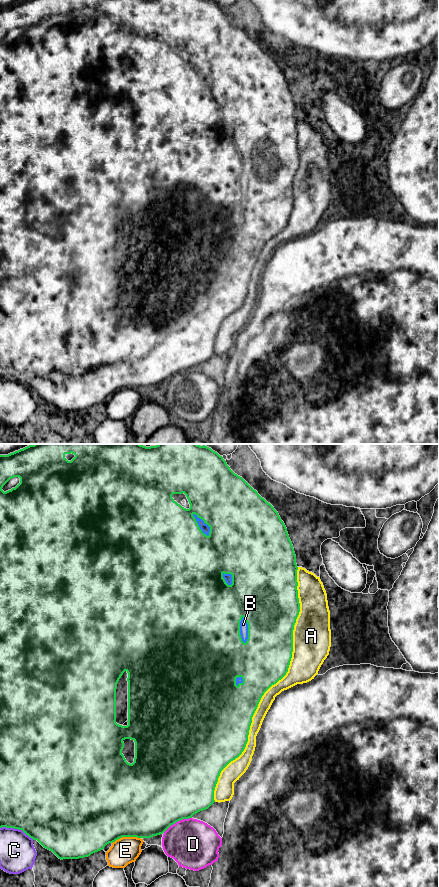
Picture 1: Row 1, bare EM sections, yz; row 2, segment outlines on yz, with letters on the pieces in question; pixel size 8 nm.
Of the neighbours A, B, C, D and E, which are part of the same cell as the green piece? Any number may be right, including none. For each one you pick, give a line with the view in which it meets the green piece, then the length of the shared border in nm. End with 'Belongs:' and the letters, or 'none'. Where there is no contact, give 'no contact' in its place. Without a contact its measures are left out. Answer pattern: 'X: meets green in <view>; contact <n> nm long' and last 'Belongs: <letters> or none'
B: meets green in yz; contact 220 nm long
Belongs: B

